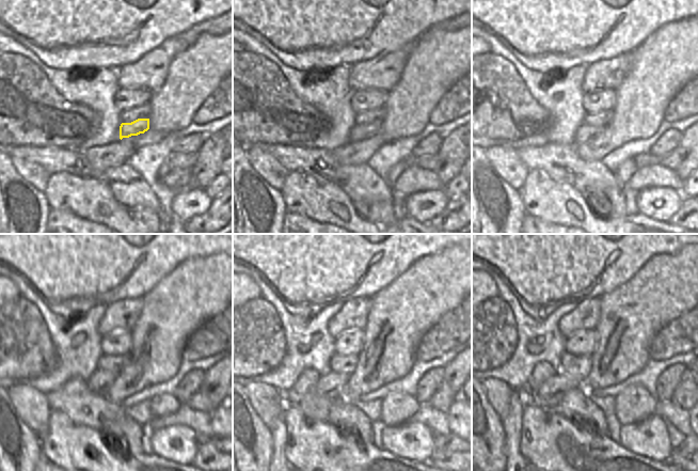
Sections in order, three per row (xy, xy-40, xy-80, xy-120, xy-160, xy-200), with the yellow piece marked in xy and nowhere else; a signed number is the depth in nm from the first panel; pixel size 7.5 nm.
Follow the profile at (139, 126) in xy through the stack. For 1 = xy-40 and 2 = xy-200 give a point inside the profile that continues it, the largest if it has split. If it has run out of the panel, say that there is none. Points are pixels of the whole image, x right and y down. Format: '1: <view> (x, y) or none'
1: xy-40 (358, 132)
2: xy-200 (548, 395)

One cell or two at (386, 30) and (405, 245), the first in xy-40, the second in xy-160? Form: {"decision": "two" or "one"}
{"decision": "one"}

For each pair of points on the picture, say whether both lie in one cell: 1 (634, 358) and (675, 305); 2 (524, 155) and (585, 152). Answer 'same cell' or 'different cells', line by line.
1: same cell
2: different cells

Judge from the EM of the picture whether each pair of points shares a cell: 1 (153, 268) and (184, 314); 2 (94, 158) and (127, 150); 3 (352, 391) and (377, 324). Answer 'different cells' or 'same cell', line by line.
1: different cells
2: same cell
3: same cell

